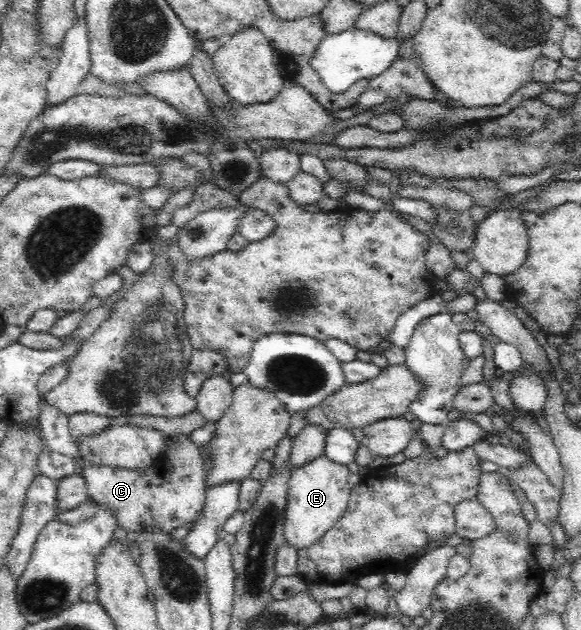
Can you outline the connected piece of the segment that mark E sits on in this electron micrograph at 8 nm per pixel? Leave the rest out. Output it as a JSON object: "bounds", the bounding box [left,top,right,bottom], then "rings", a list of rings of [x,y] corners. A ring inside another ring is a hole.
{"bounds":[284,454,354,551],"rings":[[[324,454],[303,467],[293,469],[285,506],[284,538],[287,547],[298,551],[318,543],[346,510],[353,483],[354,478],[347,467],[331,463]]]}

